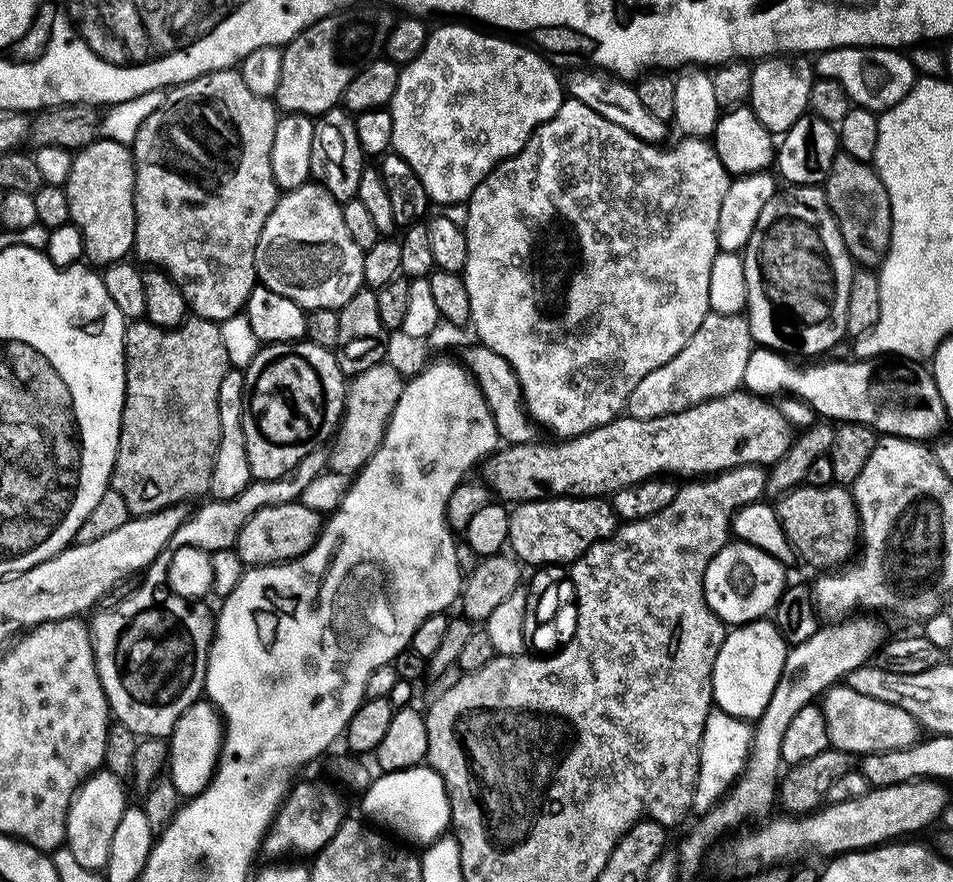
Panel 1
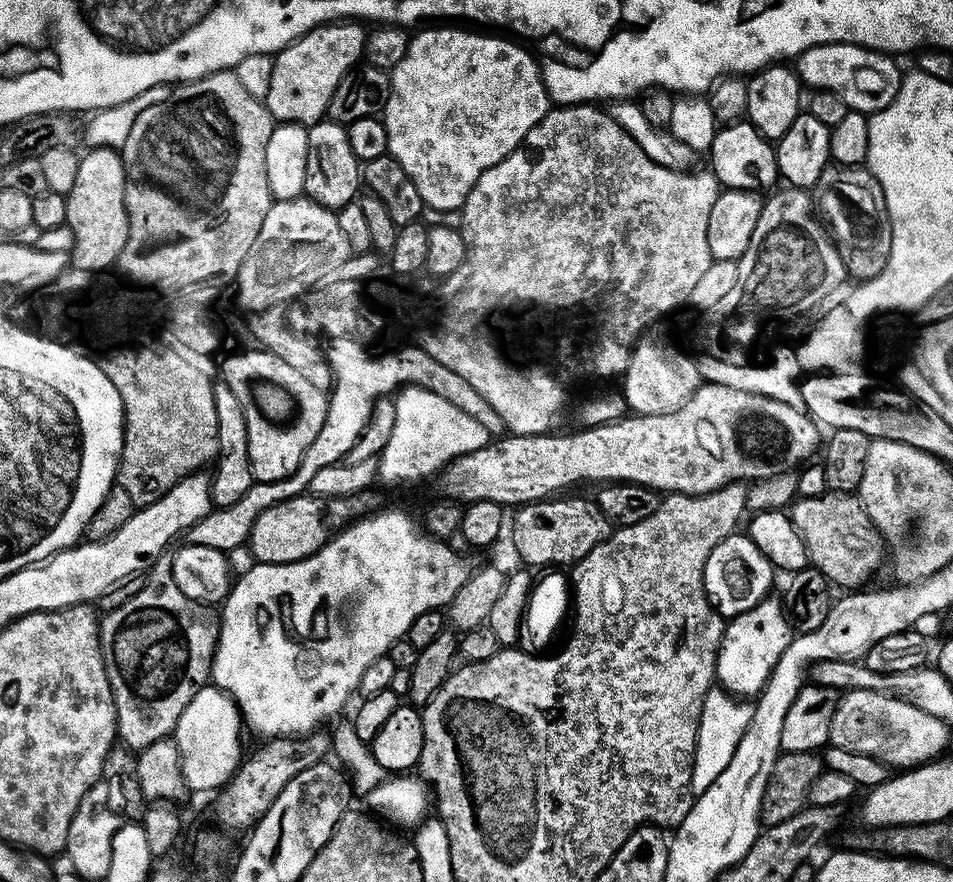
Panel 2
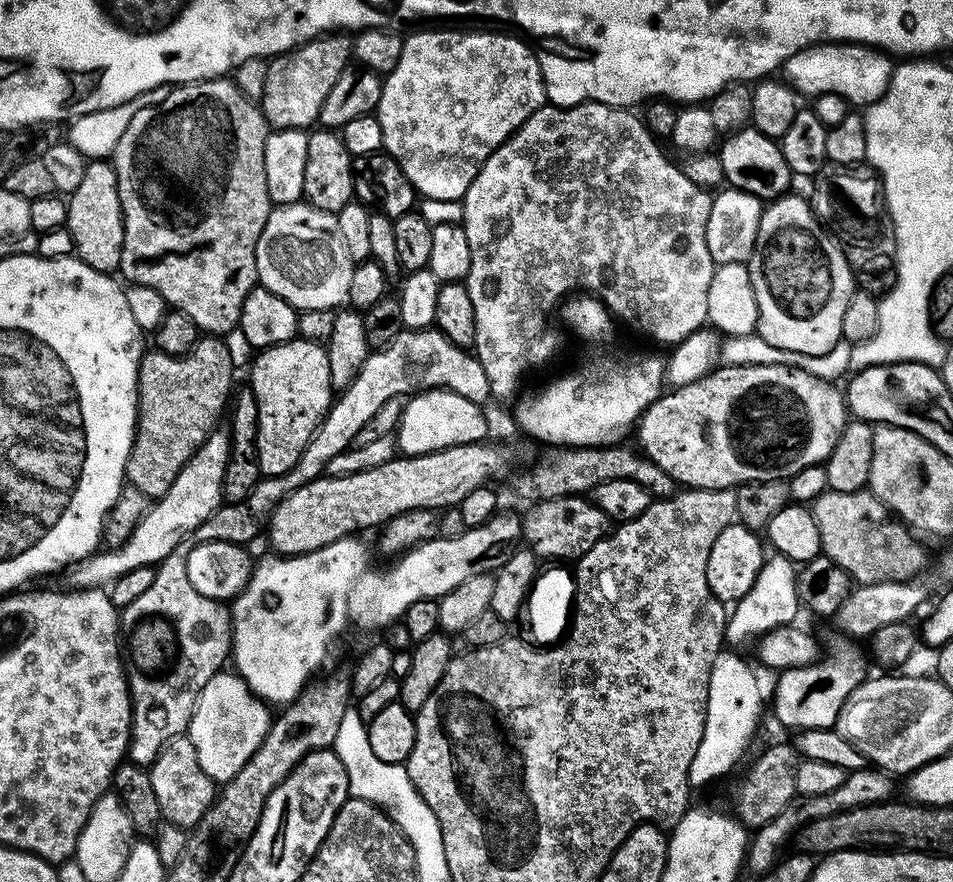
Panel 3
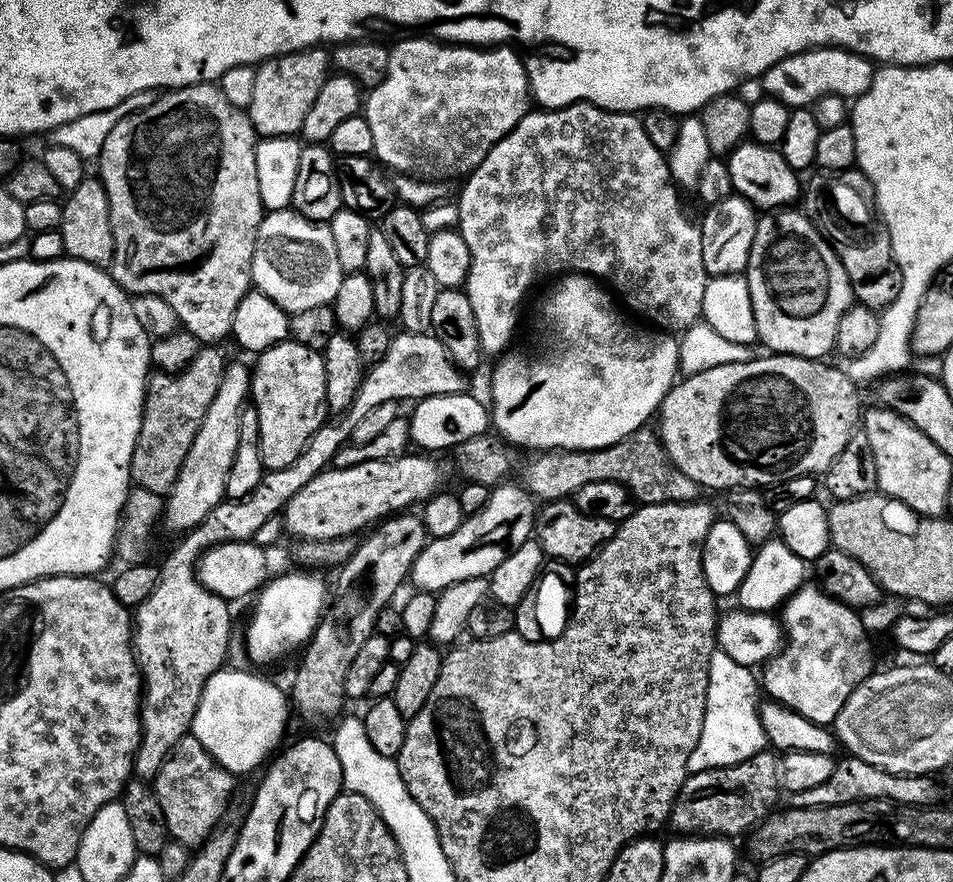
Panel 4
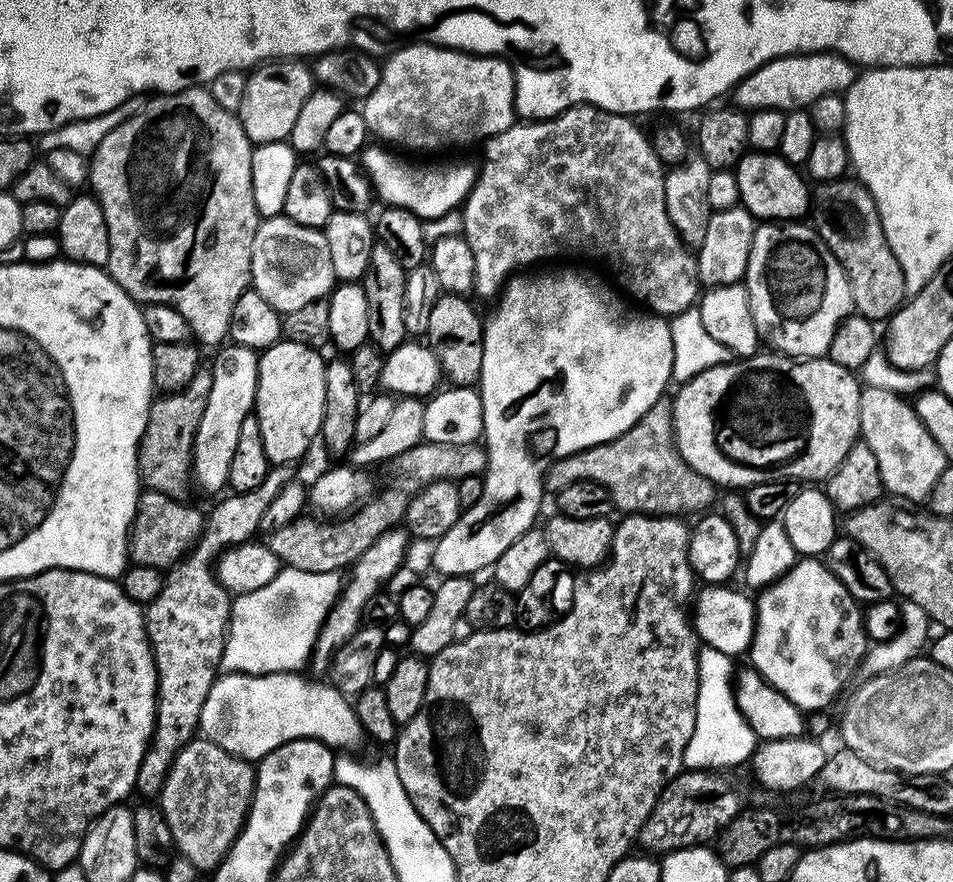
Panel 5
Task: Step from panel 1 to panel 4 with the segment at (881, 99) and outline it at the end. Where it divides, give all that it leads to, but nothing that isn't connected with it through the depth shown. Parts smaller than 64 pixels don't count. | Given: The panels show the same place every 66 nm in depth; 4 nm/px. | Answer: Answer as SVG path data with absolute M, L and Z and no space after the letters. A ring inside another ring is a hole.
M810 48L793 56L782 58L767 68L762 77L763 91L789 108L806 108L823 96L855 98L870 86L874 75L873 61L846 48Z

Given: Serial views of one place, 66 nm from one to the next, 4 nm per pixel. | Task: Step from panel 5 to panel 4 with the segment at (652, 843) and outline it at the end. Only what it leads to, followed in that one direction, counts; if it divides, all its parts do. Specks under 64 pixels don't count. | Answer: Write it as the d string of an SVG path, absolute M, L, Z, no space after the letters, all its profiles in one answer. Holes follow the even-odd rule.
M763 750L740 764L689 774L672 804L670 828L676 834L699 834L717 838L743 837L772 815L779 796L782 796L782 785L777 753Z

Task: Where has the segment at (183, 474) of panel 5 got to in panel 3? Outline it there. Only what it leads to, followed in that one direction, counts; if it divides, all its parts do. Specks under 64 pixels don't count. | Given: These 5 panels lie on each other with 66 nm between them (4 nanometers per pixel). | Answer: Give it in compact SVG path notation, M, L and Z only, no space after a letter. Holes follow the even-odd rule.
M205 335L184 356L171 356L159 350L145 351L140 360L138 382L134 386L138 397L138 407L134 412L134 435L132 449L124 462L127 483L132 484L142 494L150 498L165 496L174 486L174 478L190 462L190 458L200 449L208 433L217 427L216 419L224 412L228 391L232 388L232 356L225 341L219 336Z

